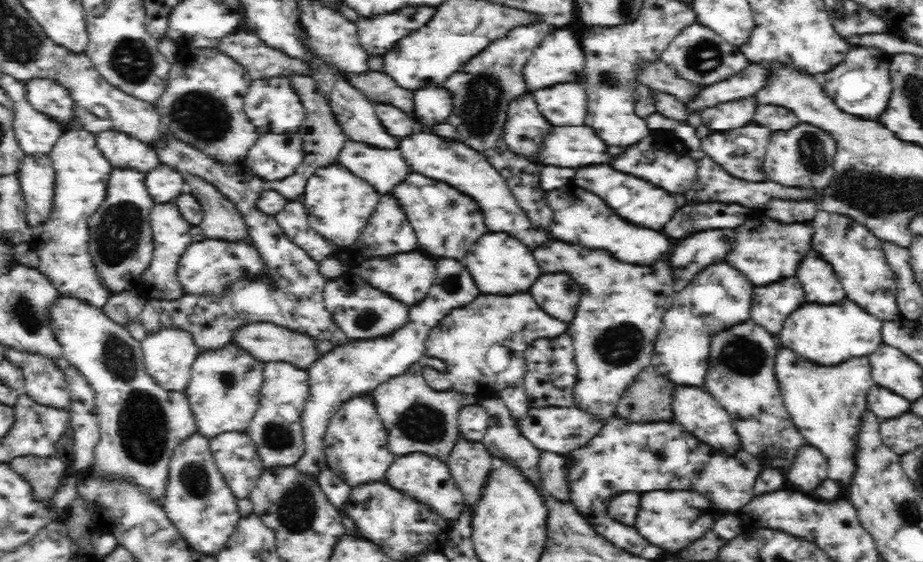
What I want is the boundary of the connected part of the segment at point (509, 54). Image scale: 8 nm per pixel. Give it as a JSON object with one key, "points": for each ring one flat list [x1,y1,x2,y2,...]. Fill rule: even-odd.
{"points":[[540,19,522,23,510,28,507,34,494,39,488,46,460,67,458,72,448,77,442,87,448,89,452,97,452,114,445,120,458,129,459,138,470,148,481,151,490,164,506,179,512,194,525,215,530,218,532,229,545,232,552,226,552,208,546,204,545,192,539,187,542,164,524,160,510,150,504,139,504,125,508,122,508,110,520,96,532,94,524,80,524,66,528,64,540,42,556,28]]}

